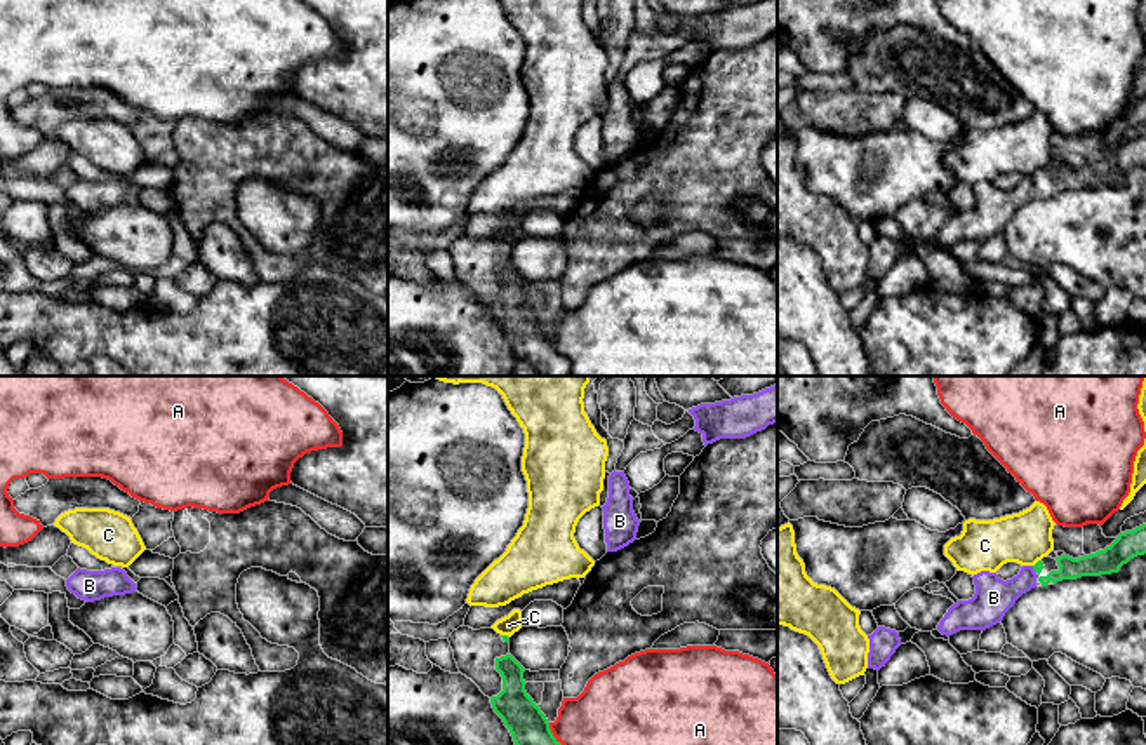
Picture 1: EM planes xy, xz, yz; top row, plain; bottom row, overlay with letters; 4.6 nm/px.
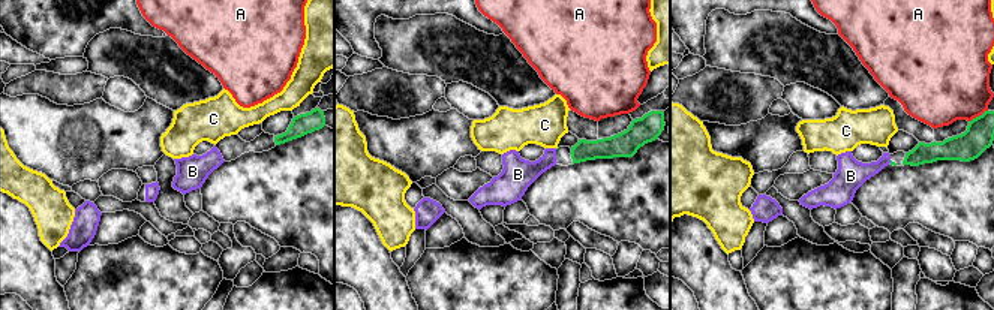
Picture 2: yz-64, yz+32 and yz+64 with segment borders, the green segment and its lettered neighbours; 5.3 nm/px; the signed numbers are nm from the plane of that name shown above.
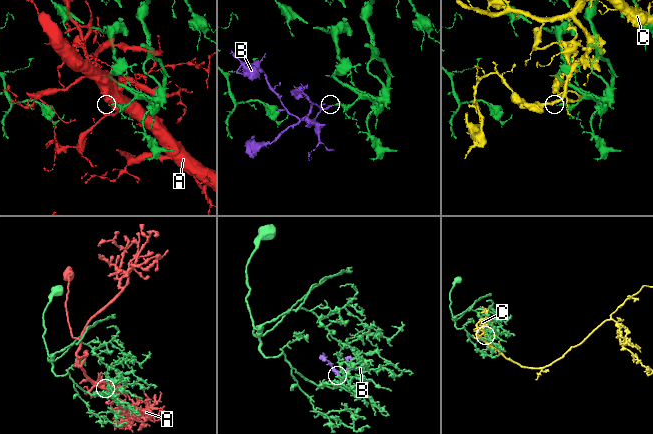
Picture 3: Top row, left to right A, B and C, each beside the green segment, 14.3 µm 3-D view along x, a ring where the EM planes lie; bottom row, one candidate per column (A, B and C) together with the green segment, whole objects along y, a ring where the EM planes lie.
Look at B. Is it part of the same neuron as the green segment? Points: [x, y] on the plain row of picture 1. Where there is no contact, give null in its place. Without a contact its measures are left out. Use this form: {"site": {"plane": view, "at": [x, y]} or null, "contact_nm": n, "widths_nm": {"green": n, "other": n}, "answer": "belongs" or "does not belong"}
{"site": {"plane": "yz", "at": [1033, 178]}, "contact_nm": 40, "widths_nm": {"green": 50, "other": 180}, "answer": "belongs"}

